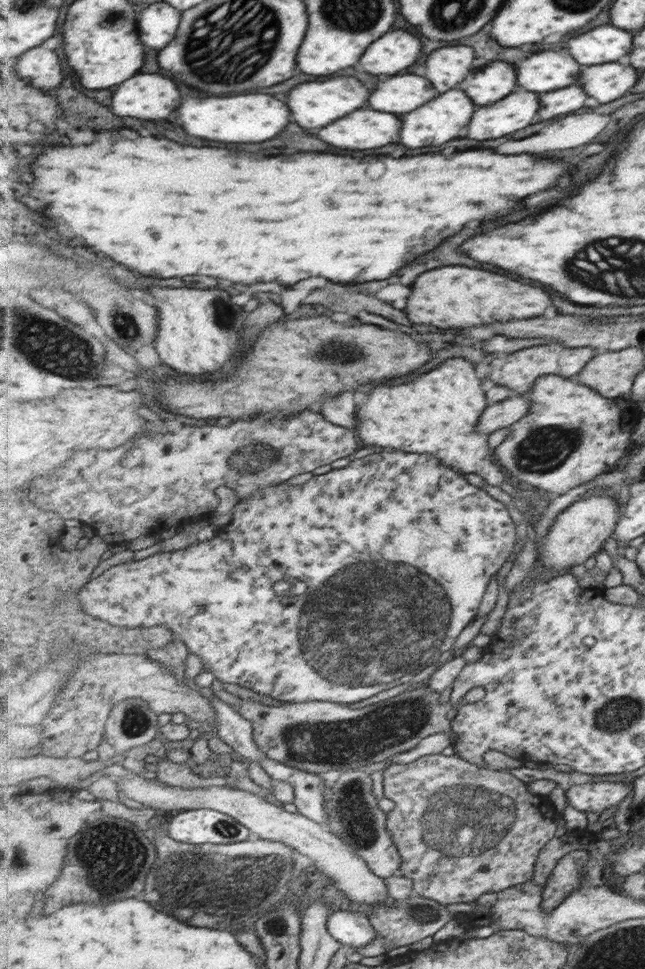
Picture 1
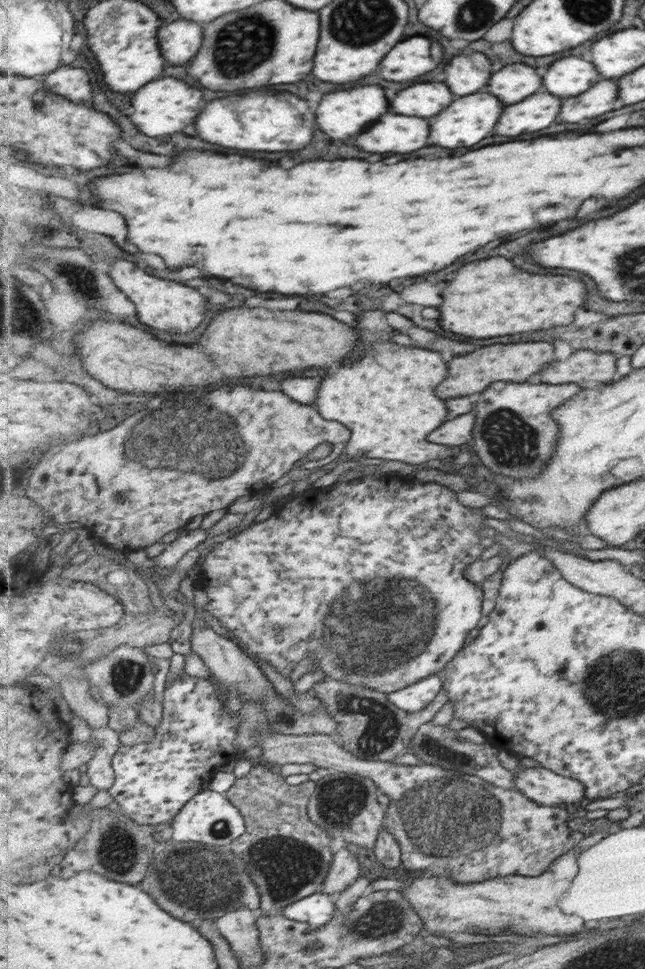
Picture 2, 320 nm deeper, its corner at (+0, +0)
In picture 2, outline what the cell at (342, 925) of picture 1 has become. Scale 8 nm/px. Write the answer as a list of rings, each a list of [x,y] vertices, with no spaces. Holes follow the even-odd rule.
[[[319,890],[311,896],[292,902],[282,910],[282,914],[289,919],[310,922],[313,928],[317,928],[333,920],[336,910],[335,896]]]

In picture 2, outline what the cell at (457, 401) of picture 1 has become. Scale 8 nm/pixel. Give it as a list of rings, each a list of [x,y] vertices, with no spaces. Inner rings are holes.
[[[379,342],[379,352],[369,346],[357,360],[339,366],[335,374],[327,374],[321,380],[315,406],[323,418],[342,422],[353,432],[344,451],[347,460],[368,457],[409,465],[429,460],[459,463],[464,449],[435,444],[429,439],[431,432],[447,420],[447,399],[435,396],[435,386],[445,378],[447,364],[441,354]]]

